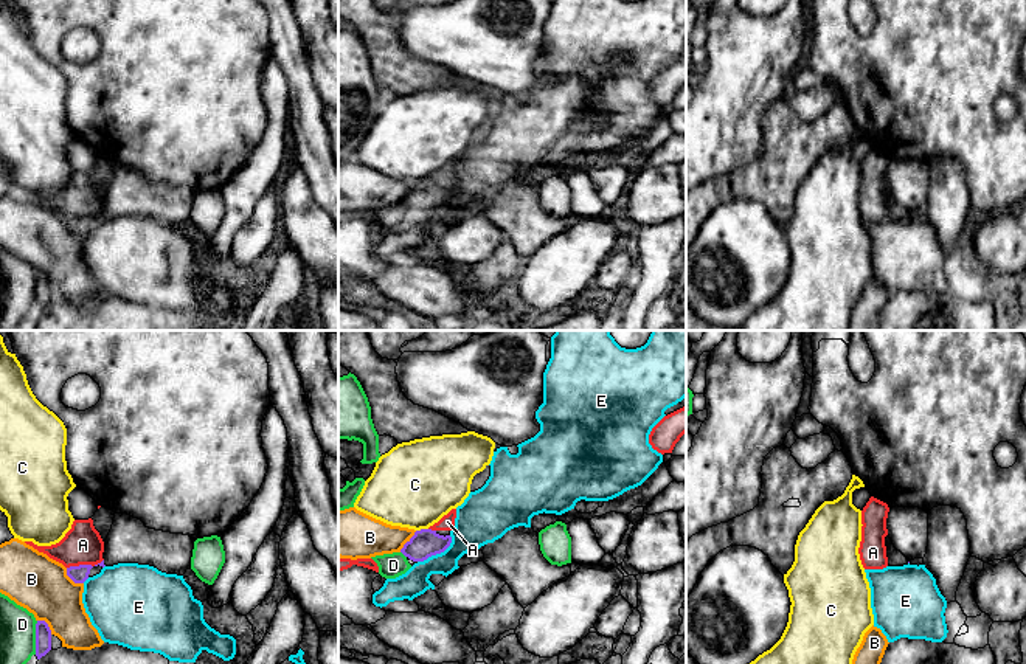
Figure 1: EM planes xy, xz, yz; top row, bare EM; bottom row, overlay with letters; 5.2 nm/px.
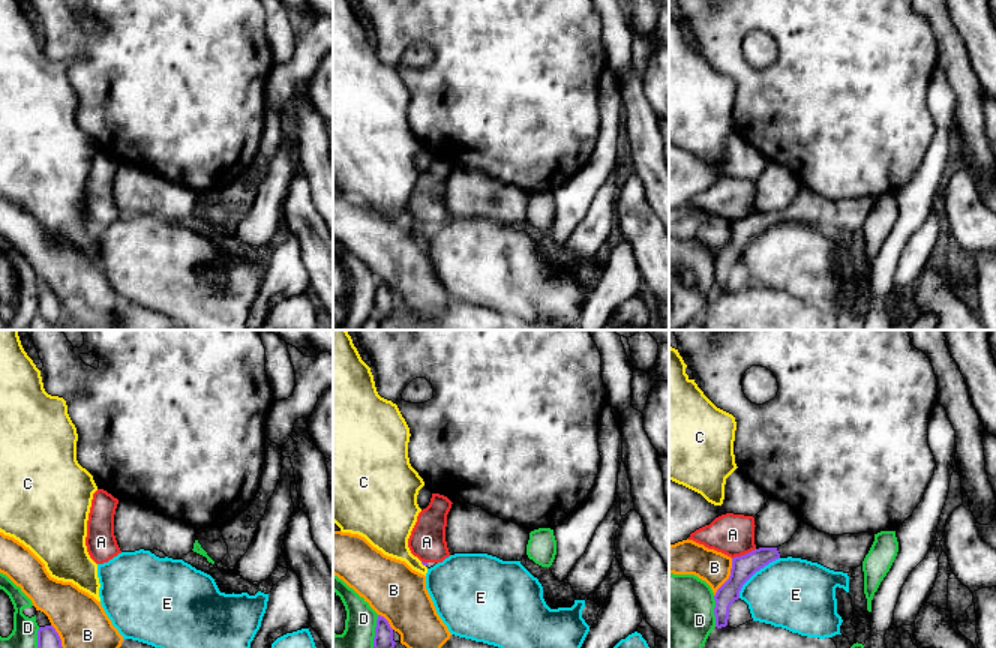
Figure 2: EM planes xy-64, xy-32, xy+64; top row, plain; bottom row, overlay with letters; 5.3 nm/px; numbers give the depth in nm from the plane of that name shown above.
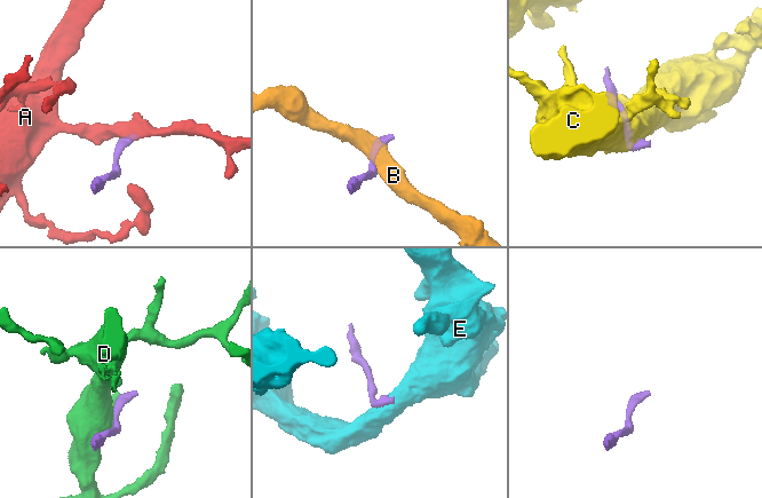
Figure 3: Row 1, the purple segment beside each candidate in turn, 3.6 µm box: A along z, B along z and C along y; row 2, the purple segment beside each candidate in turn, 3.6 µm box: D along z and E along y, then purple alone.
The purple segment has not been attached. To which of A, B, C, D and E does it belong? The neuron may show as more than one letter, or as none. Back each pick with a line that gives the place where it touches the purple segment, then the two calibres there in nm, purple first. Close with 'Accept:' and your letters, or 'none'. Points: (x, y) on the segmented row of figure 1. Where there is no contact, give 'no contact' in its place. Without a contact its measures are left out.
Accept: none

